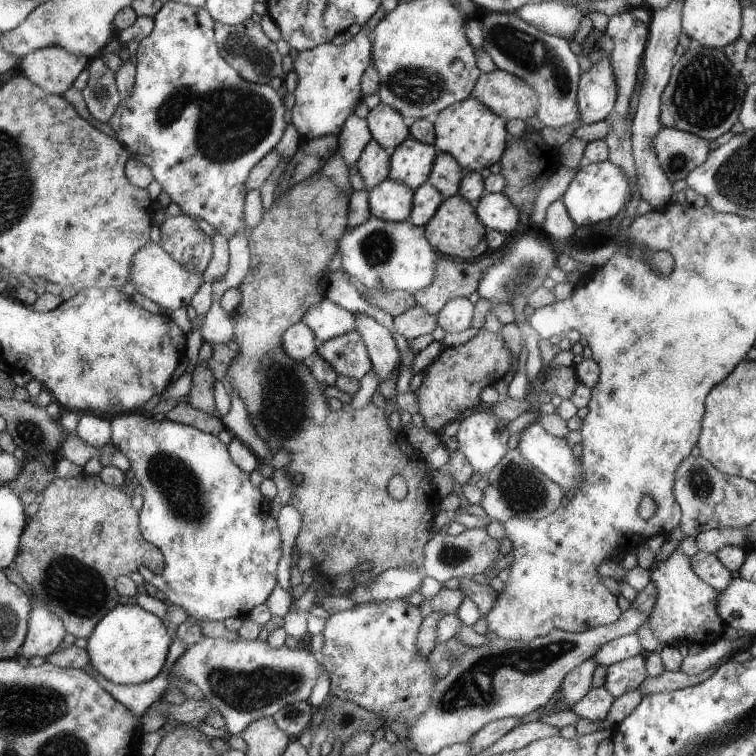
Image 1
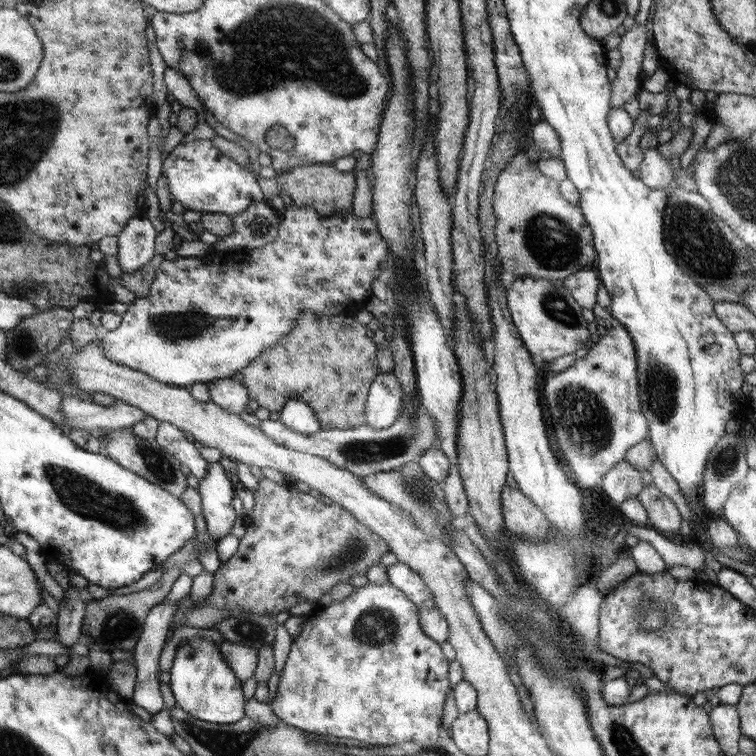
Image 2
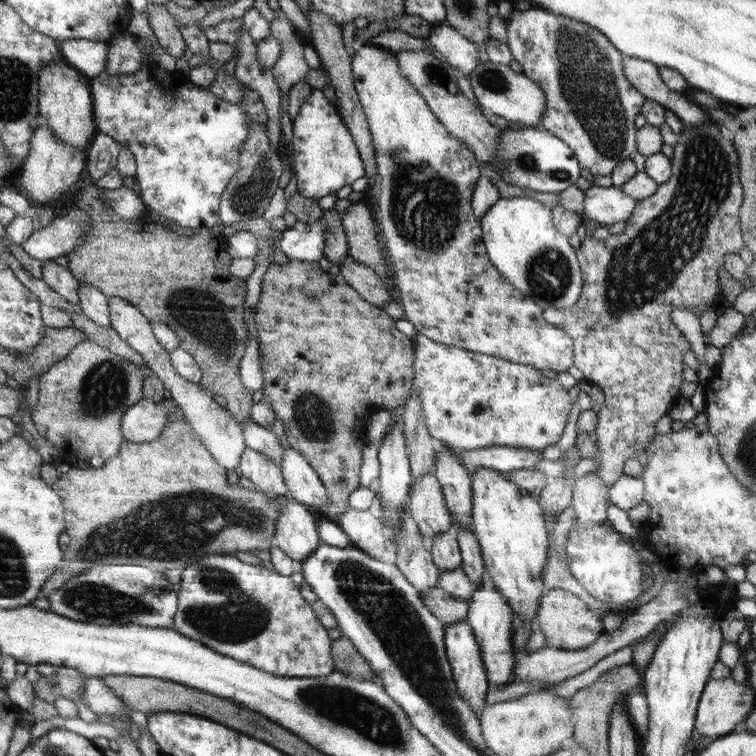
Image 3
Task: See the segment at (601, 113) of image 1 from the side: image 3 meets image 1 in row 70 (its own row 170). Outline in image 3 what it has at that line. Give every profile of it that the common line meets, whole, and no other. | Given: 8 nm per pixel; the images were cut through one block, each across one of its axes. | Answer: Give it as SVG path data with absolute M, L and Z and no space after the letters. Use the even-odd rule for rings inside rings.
M543 8L512 12L505 26L512 60L520 63L523 72L538 82L547 96L540 128L548 130L572 148L581 168L591 171L593 177L610 176L622 161L632 159L636 152L634 118L643 110L642 104L645 104L647 98L622 73L621 51L595 28L559 14L556 16Z

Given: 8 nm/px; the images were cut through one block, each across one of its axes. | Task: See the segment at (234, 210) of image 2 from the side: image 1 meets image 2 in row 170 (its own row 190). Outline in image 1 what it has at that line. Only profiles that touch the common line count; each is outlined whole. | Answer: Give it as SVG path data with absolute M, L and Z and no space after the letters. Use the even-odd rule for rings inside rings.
M169 1L158 10L158 13L153 17L153 22L152 33L139 43L140 46L138 46L138 52L135 55L138 62L136 64L134 88L132 88L132 92L126 100L120 100L112 118L106 123L116 132L116 139L124 144L134 160L152 170L154 181L161 185L161 190L168 194L172 203L176 203L188 217L206 220L210 226L218 232L222 232L230 241L230 238L244 226L244 202L246 194L249 192L249 190L246 190L246 180L249 178L250 170L253 170L254 166L257 166L258 162L261 162L262 158L270 153L270 150L280 142L280 138L286 132L288 124L284 120L286 110L282 106L282 98L268 84L253 84L247 82L244 78L240 78L238 72L222 58L214 38L215 20L205 9Z

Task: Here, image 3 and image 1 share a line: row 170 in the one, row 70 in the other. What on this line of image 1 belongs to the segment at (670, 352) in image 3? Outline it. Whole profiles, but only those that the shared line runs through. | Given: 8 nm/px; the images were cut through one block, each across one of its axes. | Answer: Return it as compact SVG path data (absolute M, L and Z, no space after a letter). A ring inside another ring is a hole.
M693 44L672 68L669 84L661 96L660 123L711 143L738 122L744 90L747 86L722 49Z

